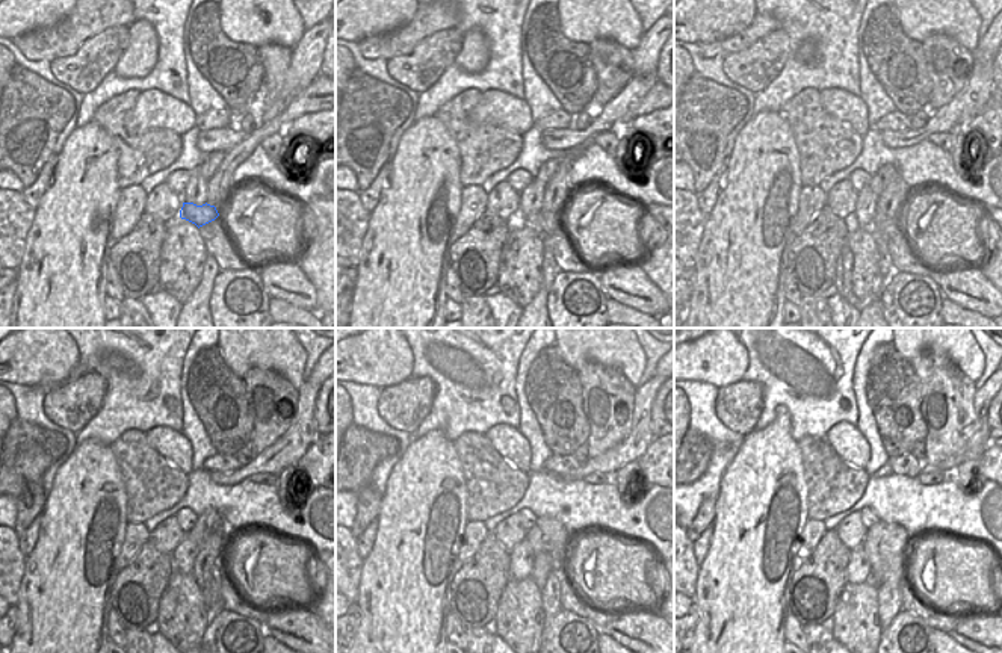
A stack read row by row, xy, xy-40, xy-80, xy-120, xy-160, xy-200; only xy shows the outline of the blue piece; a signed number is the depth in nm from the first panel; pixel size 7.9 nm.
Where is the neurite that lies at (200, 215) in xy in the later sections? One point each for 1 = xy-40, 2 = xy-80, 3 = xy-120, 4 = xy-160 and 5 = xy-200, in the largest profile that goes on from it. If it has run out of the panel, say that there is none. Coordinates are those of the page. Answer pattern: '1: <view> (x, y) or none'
1: xy-40 (544, 222)
2: xy-80 (890, 230)
3: xy-120 (215, 575)
4: xy-160 (550, 594)
5: xy-200 (889, 603)

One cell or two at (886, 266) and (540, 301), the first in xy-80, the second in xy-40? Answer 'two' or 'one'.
one

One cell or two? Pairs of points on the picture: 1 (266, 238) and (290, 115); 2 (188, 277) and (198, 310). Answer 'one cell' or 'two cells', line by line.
1: two cells
2: two cells

